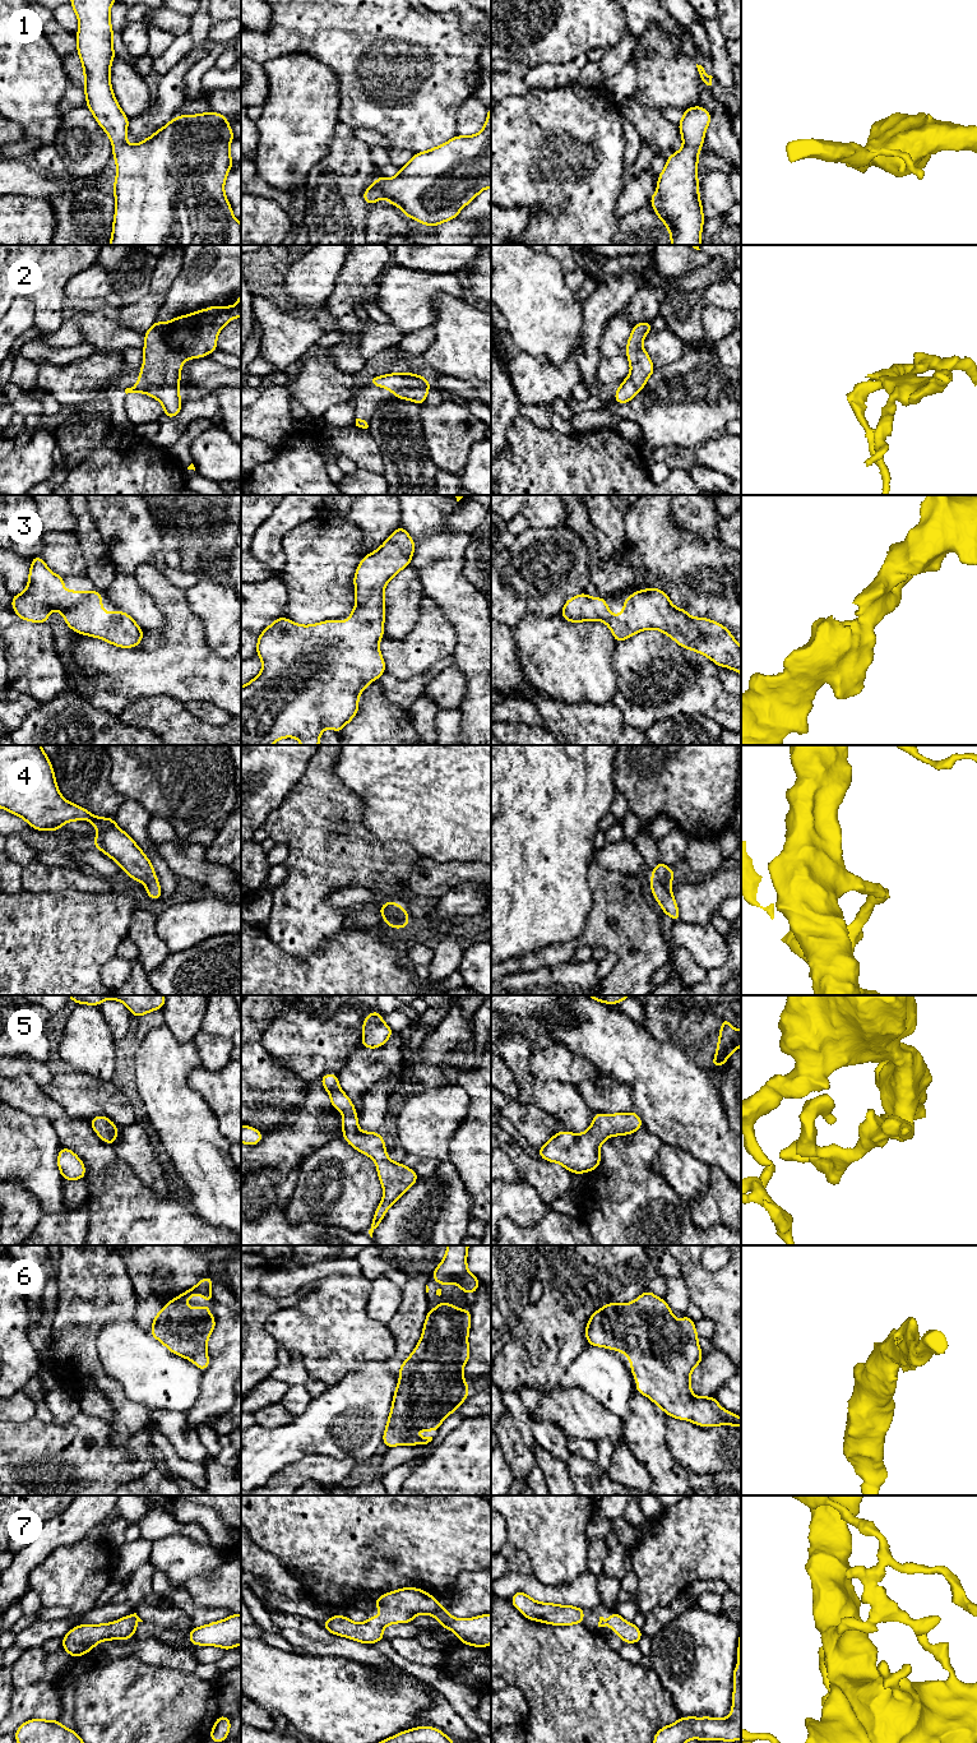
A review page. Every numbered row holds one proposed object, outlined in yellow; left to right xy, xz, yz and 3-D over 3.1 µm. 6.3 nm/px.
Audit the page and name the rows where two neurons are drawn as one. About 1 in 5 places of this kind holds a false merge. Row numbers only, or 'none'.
none

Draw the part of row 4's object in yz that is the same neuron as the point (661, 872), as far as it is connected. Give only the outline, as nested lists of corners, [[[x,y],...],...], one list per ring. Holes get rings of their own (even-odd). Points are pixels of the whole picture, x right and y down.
[[[658,861],[650,873],[650,892],[662,907],[662,912],[672,917],[673,923],[681,921],[680,912],[671,889],[675,872]]]

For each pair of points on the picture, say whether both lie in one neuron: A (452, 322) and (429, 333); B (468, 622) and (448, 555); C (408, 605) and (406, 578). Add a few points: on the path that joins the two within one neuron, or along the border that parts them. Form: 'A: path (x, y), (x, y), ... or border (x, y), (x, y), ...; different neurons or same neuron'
A: border (431, 326), (434, 340), (420, 356); different neurons
B: path (467, 605), (448, 586), (448, 572); same neuron
C: path (404, 599), (406, 585); same neuron

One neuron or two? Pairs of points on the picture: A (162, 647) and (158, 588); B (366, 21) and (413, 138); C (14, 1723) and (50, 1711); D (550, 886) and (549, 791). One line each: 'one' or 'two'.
A: one
B: one
C: one
D: one

